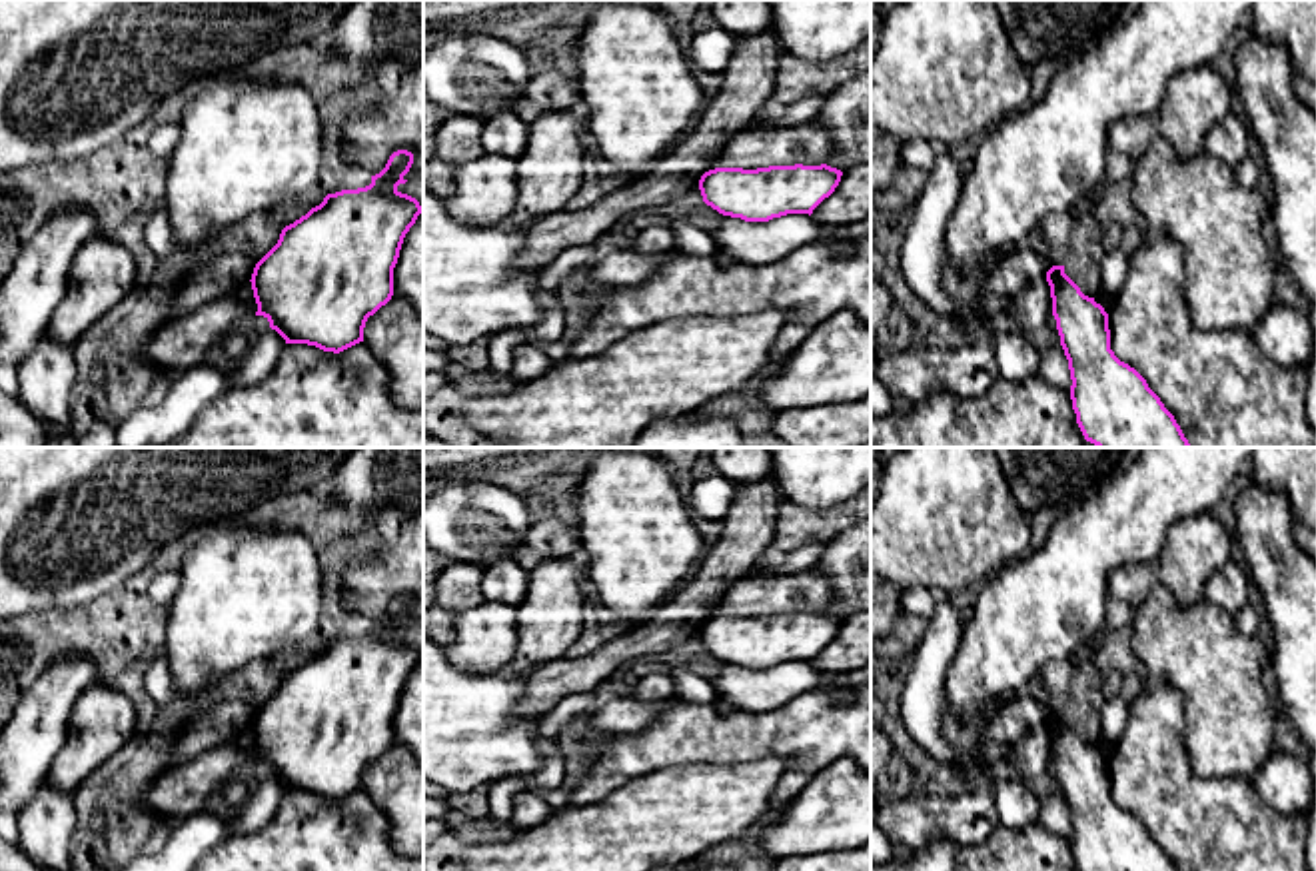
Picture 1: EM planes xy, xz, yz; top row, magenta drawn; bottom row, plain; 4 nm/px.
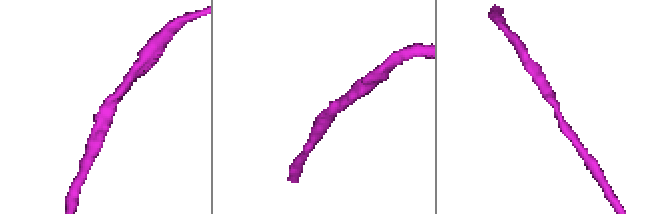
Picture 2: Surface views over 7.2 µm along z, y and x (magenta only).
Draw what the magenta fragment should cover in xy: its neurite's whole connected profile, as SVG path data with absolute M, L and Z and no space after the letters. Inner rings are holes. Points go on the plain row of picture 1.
M397 597L371 631L328 641L306 663L286 673L278 691L256 711L252 737L264 763L286 791L308 791L339 801L363 789L369 763L393 743L393 715L405 681L421 661L415 645L401 641L399 631L413 611L413 601Z

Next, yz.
M1064 713L1046 719L1052 763L1070 817L1070 847L1076 871L1176 871L1146 827L1110 797L1108 761L1064 721Z

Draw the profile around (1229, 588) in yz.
M1228 559L1208 581L1206 599L1230 615L1248 603L1248 573Z

